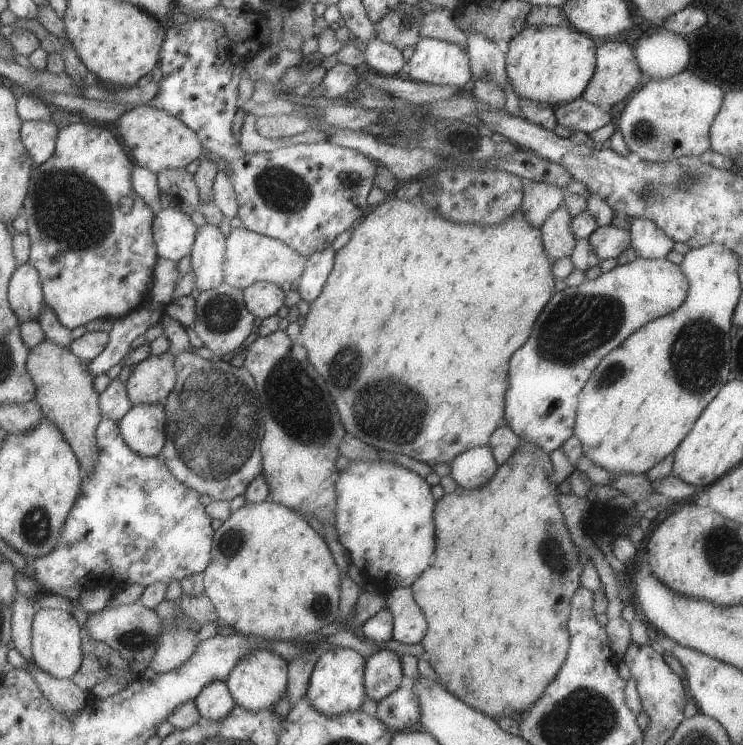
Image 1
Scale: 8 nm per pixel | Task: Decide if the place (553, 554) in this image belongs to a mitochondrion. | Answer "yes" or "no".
yes

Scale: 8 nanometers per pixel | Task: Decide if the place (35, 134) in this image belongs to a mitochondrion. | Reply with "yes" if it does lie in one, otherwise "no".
no

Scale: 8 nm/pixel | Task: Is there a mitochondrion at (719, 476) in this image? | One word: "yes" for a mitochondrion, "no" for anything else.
no

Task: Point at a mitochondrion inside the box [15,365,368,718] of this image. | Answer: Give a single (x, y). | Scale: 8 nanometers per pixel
(35, 524)

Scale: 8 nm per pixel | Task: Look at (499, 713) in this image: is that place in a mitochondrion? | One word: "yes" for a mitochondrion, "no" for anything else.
no

